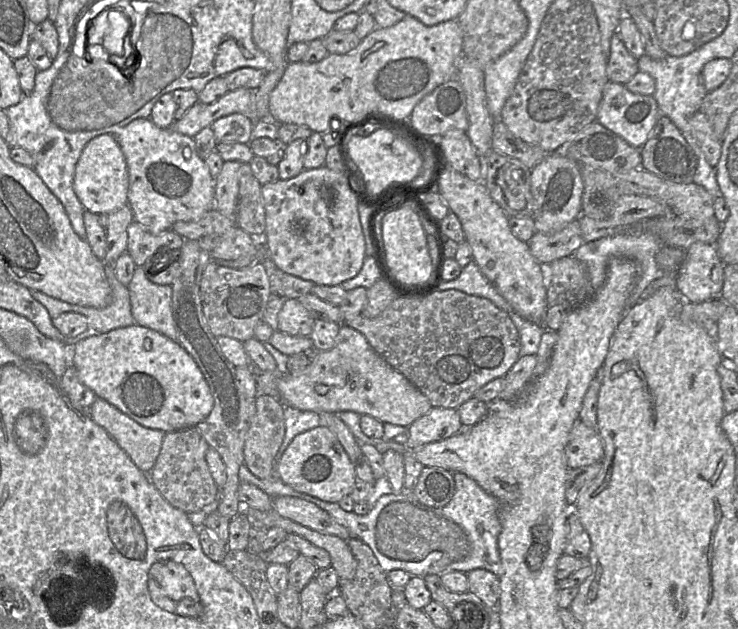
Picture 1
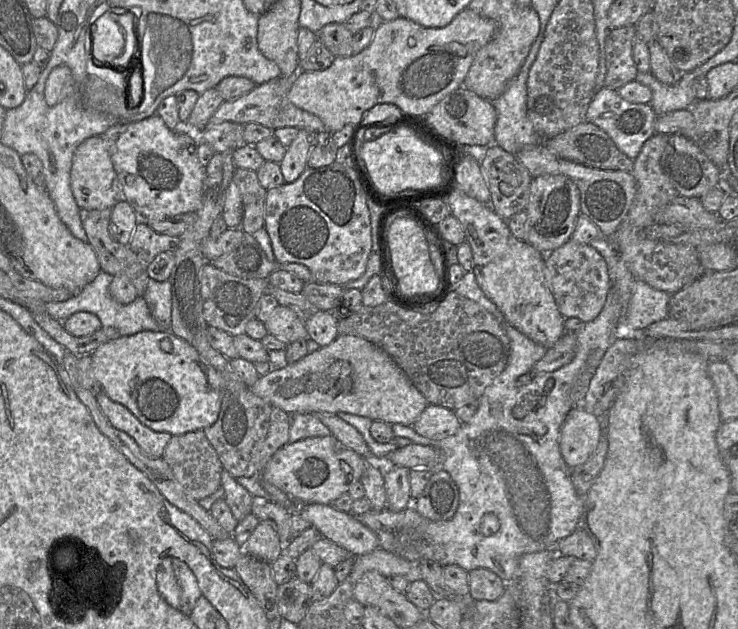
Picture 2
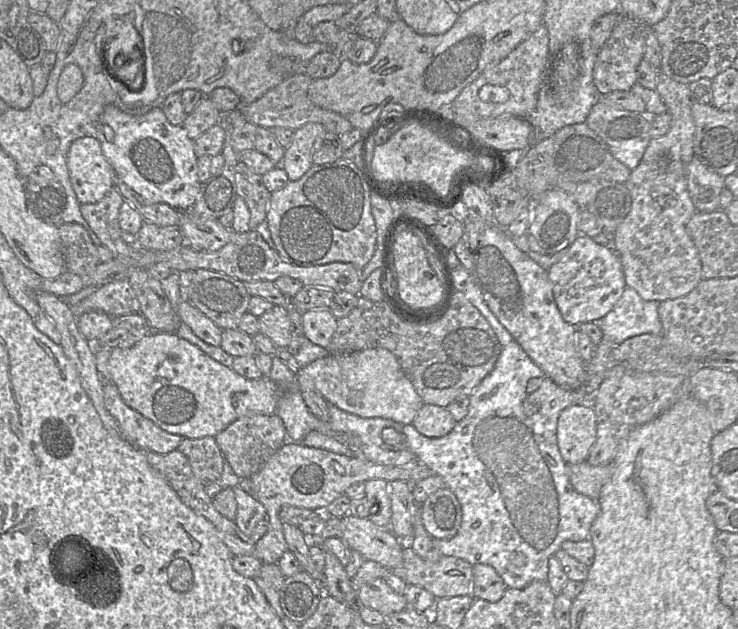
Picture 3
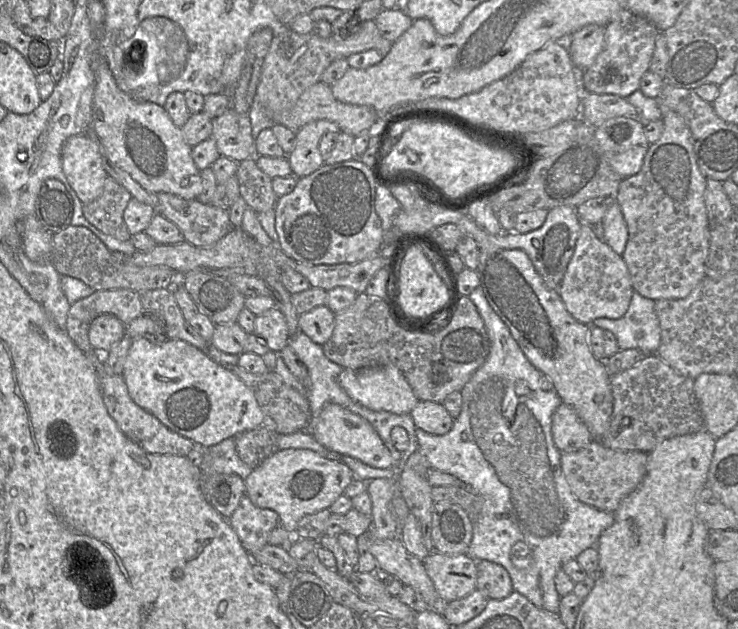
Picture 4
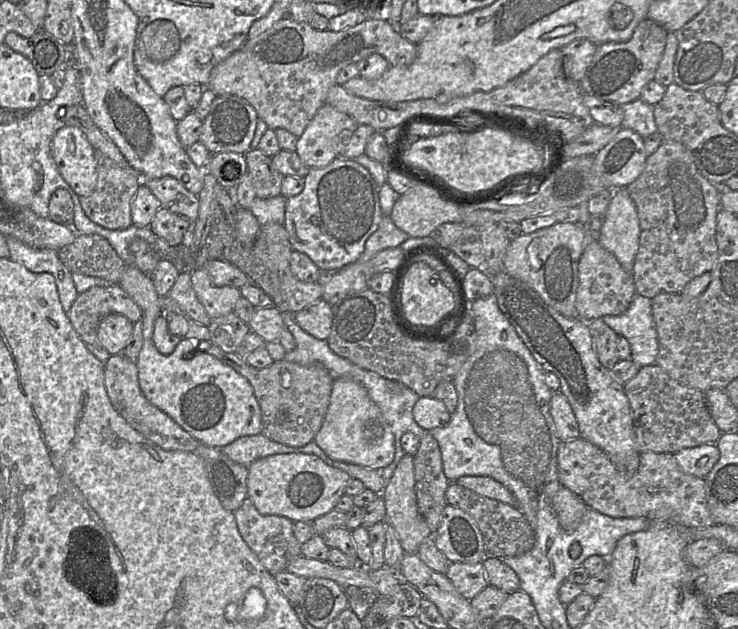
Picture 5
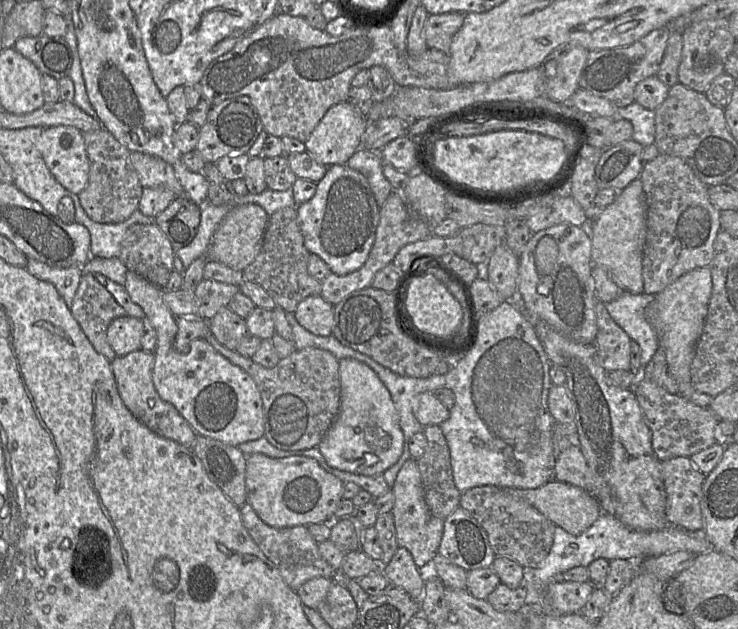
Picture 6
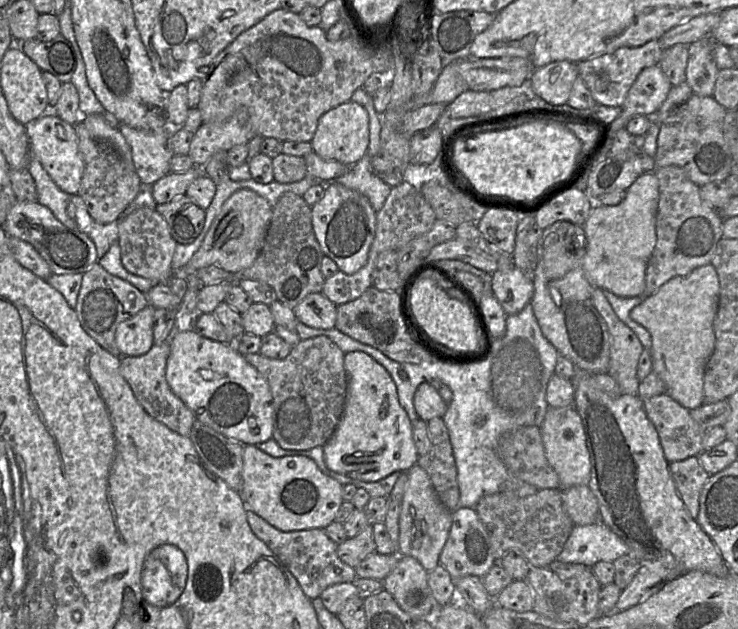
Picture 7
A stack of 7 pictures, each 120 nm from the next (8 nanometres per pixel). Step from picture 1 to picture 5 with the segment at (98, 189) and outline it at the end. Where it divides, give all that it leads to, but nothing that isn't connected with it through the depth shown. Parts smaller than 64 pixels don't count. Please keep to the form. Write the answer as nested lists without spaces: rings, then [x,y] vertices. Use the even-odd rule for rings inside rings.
[[[66,125],[55,133],[50,147],[58,171],[71,189],[79,197],[91,195],[97,184],[97,160],[85,134]]]

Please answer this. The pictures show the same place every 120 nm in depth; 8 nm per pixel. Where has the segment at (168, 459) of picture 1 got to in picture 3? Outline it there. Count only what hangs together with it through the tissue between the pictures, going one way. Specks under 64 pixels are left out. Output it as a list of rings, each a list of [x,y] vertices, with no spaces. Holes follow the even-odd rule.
[[[214,437],[184,438],[177,450],[185,454],[193,473],[204,485],[220,478],[225,459]]]

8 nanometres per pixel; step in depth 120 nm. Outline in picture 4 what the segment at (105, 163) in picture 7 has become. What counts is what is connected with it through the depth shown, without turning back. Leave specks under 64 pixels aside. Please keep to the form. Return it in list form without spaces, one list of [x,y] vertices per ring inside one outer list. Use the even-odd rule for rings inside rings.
[[[107,176],[103,193],[94,201],[83,204],[83,215],[95,228],[119,241],[130,240],[131,234],[123,219],[131,194]]]

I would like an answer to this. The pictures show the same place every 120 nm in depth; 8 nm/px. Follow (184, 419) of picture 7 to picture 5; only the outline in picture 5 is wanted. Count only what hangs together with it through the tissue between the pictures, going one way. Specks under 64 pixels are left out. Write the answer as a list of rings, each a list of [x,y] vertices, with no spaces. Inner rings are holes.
[[[123,354],[110,356],[104,365],[104,380],[108,397],[115,410],[142,436],[164,450],[195,452],[199,441],[169,415],[154,406],[141,391],[136,362]]]

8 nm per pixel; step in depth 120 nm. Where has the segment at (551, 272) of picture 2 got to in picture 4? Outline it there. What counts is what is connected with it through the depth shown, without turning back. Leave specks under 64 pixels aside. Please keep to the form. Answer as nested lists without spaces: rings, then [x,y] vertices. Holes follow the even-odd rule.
[[[581,221],[575,250],[558,290],[567,311],[578,322],[588,326],[599,318],[619,319],[628,310],[633,293],[630,273],[623,257],[595,236],[591,224]]]

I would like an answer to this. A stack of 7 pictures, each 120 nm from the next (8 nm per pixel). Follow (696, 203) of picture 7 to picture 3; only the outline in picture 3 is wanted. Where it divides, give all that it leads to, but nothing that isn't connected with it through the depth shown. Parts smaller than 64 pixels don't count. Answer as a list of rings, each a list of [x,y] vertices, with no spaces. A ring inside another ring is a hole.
[[[658,70],[656,91],[671,115],[669,131],[651,138],[638,166],[625,182],[631,195],[631,208],[613,233],[613,250],[619,255],[626,286],[636,290],[644,300],[665,301],[690,293],[703,279],[699,251],[686,231],[686,225],[697,212],[687,189],[686,168],[694,157],[695,124],[691,106],[693,98],[687,84],[677,82]]]

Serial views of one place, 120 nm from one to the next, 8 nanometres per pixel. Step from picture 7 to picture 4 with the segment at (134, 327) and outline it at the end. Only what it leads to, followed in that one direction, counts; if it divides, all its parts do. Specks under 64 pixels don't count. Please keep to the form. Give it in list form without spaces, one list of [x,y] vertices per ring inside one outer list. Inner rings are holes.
[[[102,314],[90,324],[88,336],[95,351],[107,353],[126,335],[126,325],[112,314]]]

